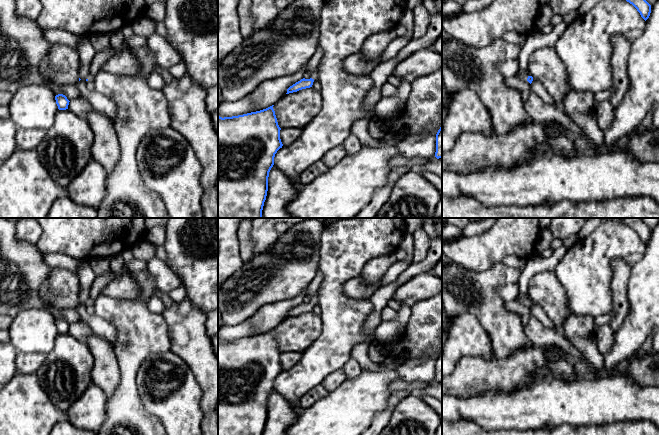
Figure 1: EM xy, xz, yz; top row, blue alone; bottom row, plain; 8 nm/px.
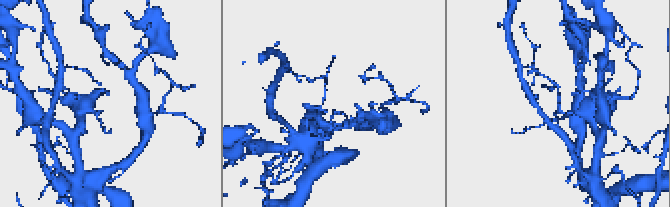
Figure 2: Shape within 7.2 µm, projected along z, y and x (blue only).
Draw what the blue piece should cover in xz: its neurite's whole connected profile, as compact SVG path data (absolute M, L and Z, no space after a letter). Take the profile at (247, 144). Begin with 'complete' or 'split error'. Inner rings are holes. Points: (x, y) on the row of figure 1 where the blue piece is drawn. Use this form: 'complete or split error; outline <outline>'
complete; outline M273 106L238 116L218 116L218 218L262 218L269 172L275 154L283 146Z

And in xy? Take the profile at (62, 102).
complete; outline M58 94L55 96L56 104L58 106L59 110L66 110L68 109L69 100L67 97L63 94Z

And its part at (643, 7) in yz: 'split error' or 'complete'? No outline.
complete

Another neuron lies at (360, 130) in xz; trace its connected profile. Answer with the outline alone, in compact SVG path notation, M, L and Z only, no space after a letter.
M367 119L357 120L351 128L350 134L355 135L363 146L368 147L379 147L382 143L382 139L374 139L368 131L368 121Z

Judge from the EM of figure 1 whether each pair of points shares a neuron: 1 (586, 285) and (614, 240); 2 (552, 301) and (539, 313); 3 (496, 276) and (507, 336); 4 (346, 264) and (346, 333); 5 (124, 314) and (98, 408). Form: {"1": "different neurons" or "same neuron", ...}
{"1": "same neuron", "2": "different neurons", "3": "same neuron", "4": "same neuron", "5": "different neurons"}

